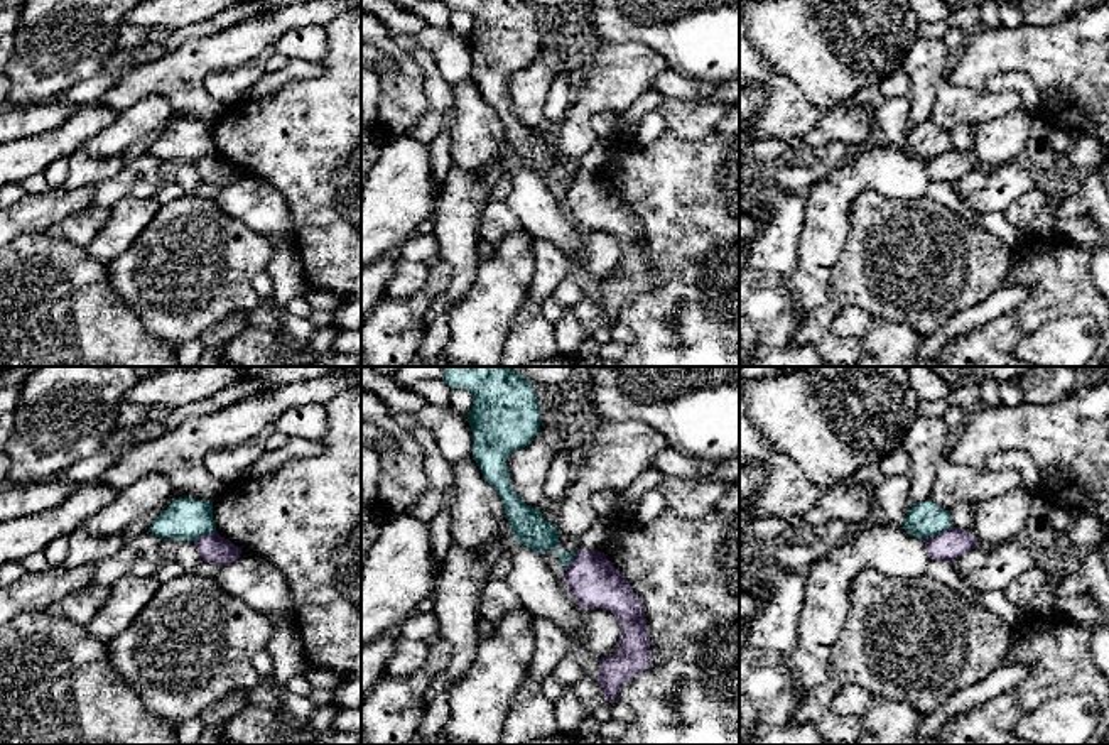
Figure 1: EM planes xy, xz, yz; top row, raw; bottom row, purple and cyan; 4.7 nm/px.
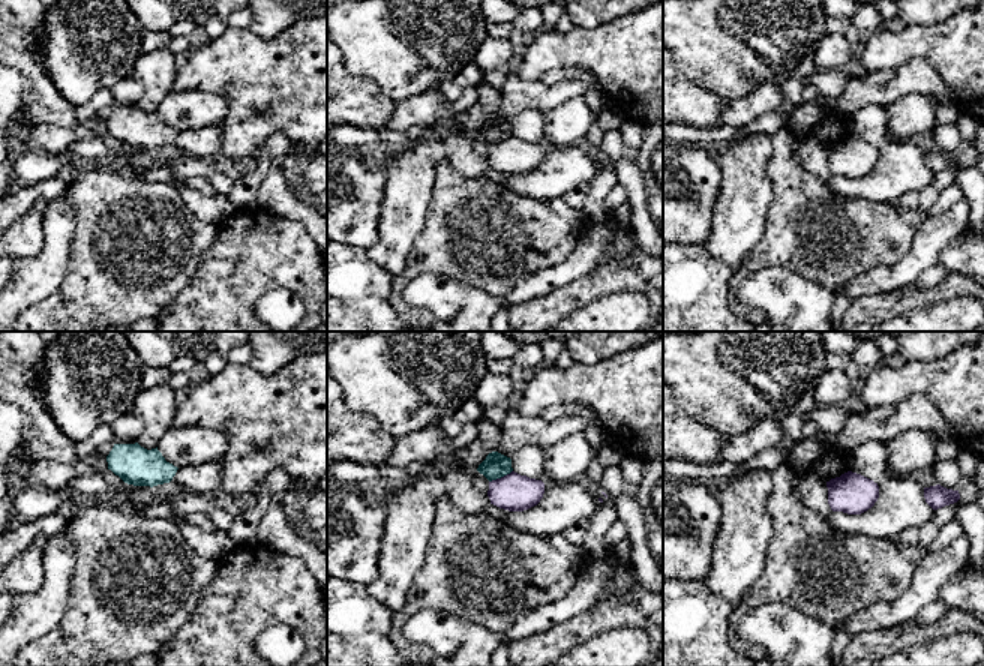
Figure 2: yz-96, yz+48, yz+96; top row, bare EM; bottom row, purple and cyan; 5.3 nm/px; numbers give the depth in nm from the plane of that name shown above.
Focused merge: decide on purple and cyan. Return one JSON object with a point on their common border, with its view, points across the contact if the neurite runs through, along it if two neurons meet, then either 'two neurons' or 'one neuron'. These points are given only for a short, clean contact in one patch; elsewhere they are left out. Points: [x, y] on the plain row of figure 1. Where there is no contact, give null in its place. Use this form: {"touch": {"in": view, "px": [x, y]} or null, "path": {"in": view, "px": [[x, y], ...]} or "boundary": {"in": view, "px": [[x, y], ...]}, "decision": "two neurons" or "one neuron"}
{"touch": {"in": "yz", "px": [937, 156]}, "boundary": {"in": "yz", "px": [[951, 147], [924, 161]]}, "decision": "two neurons"}

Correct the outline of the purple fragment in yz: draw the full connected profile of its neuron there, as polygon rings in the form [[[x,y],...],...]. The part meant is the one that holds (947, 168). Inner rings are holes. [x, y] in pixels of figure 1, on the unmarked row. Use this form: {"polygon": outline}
{"polygon": [[[949,149],[933,159],[923,160],[923,164],[932,182],[949,184],[954,184],[971,171],[979,169],[979,166],[967,152],[955,149]]]}

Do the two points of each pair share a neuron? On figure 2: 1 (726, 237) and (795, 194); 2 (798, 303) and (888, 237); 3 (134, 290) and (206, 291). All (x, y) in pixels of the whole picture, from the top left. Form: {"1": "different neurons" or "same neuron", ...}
{"1": "different neurons", "2": "different neurons", "3": "different neurons"}

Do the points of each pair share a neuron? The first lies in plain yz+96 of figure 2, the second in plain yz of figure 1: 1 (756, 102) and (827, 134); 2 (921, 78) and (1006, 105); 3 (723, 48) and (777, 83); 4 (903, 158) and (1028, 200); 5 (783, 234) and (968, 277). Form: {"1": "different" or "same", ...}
{"1": "same", "2": "same", "3": "different", "4": "different", "5": "same"}

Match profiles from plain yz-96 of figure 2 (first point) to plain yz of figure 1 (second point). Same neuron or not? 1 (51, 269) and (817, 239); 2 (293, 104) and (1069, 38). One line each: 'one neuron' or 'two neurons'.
1: one neuron
2: one neuron

